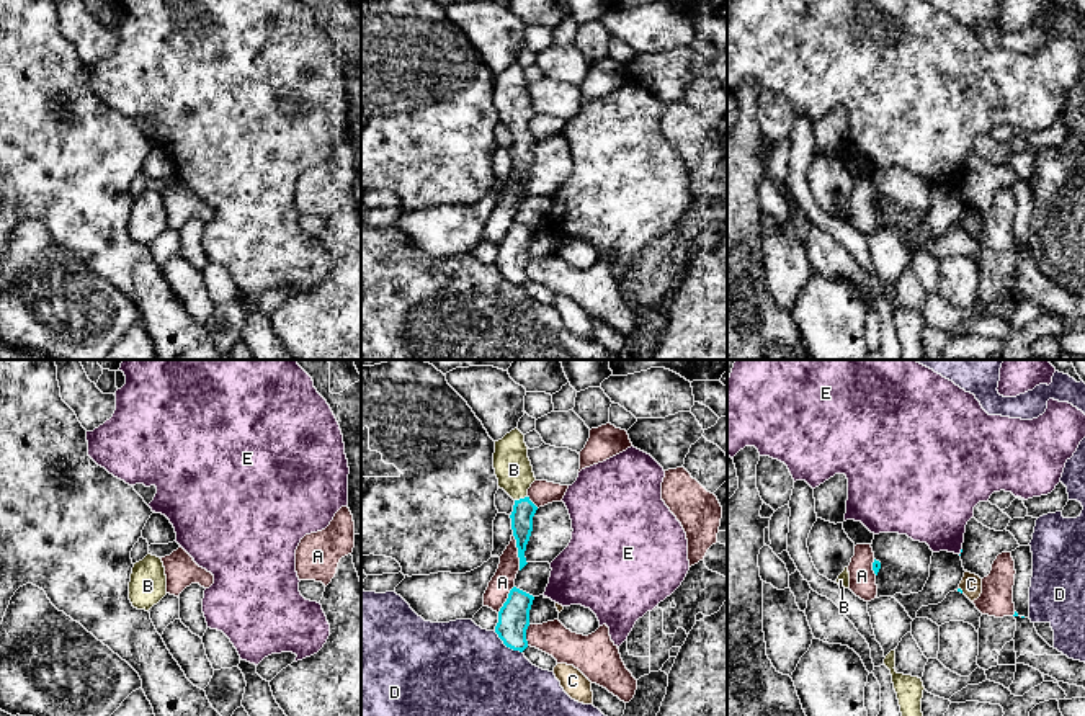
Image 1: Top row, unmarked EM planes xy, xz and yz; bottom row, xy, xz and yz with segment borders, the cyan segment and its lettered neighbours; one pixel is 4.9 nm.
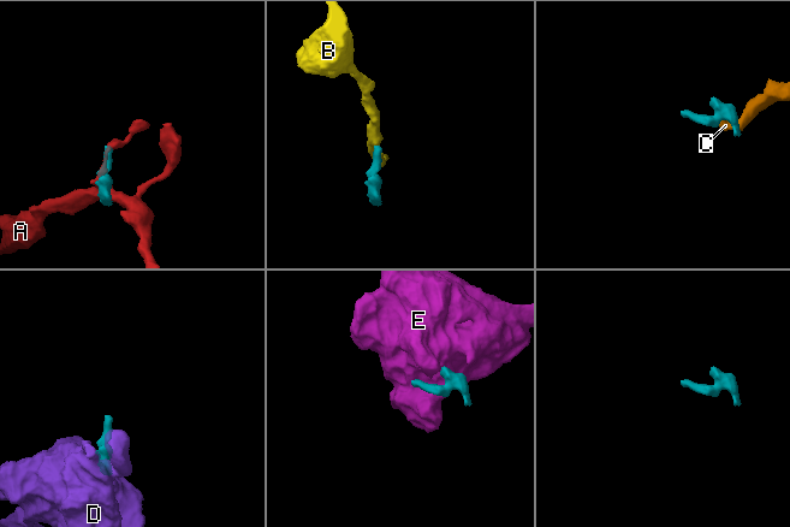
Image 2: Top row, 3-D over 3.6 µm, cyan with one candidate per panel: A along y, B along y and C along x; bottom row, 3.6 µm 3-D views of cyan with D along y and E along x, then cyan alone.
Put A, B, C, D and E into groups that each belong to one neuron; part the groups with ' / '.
A / B / C / D / E

